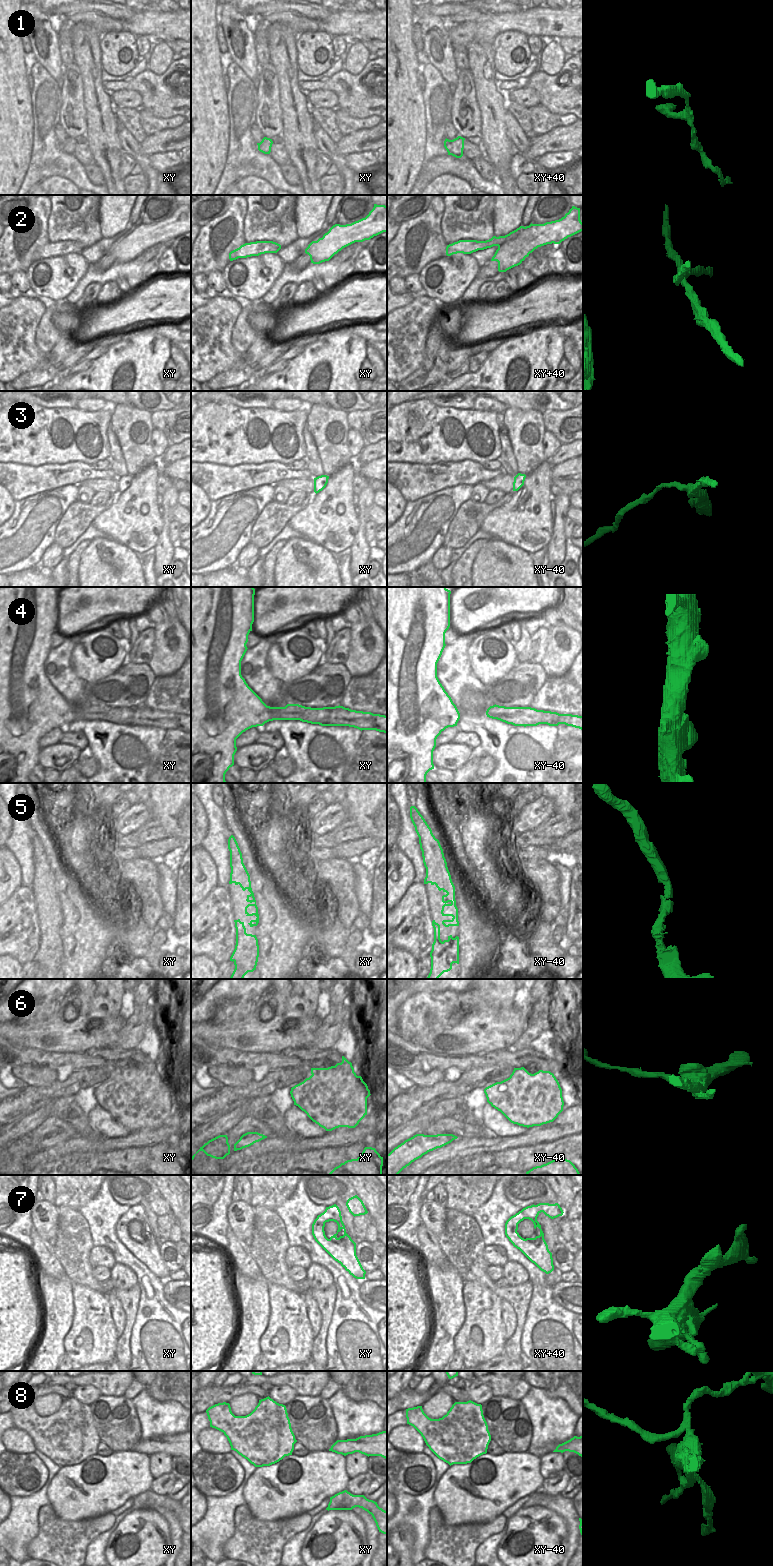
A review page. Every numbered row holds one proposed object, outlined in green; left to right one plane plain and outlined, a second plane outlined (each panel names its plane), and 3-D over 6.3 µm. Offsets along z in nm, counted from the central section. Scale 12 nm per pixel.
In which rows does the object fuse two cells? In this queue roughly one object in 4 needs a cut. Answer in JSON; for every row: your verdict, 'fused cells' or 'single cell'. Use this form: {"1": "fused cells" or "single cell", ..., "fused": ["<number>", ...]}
{"1": "single cell", "2": "fused cells", "3": "single cell", "4": "fused cells", "5": "single cell", "6": "fused cells", "7": "single cell", "8": "fused cells", "fused": ["2", "4", "6", "8"]}

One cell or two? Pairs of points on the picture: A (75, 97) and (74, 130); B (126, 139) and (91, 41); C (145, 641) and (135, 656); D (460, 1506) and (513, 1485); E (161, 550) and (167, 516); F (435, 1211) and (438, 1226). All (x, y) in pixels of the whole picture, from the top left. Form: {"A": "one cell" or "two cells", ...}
{"A": "one cell", "B": "two cells", "C": "one cell", "D": "one cell", "E": "one cell", "F": "one cell"}

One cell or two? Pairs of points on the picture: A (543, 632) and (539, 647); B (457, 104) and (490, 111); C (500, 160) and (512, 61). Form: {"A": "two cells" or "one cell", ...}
{"A": "one cell", "B": "two cells", "C": "two cells"}

